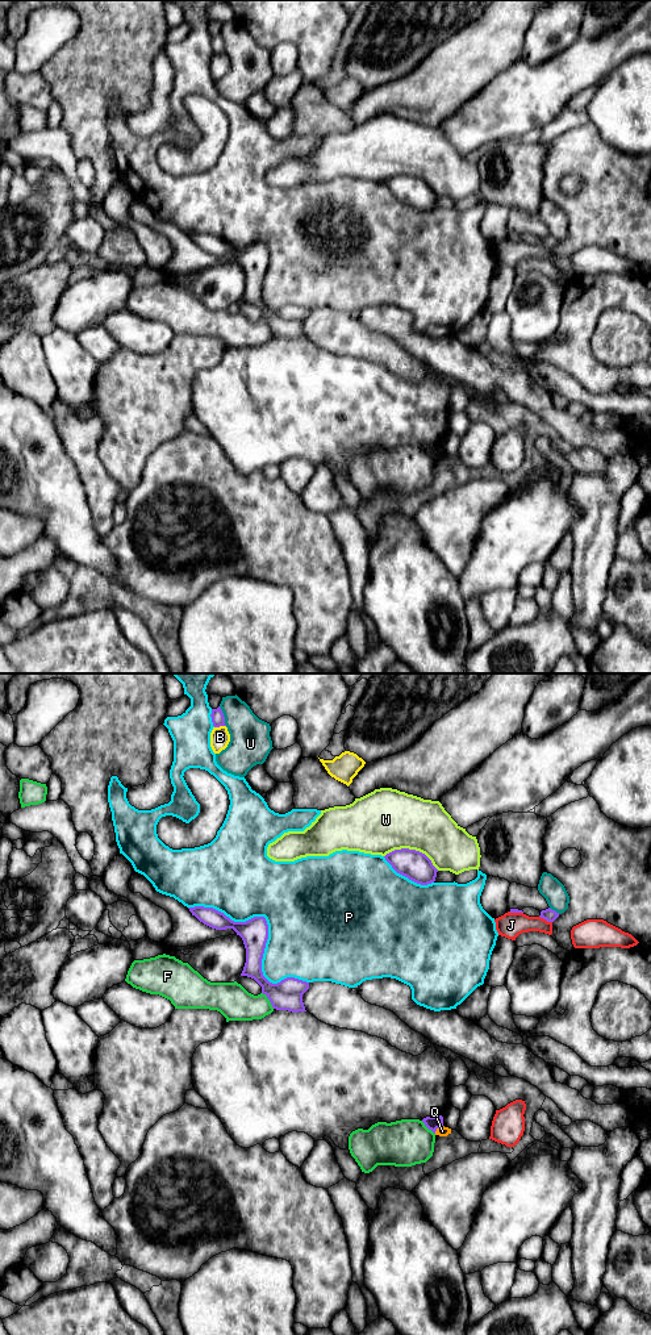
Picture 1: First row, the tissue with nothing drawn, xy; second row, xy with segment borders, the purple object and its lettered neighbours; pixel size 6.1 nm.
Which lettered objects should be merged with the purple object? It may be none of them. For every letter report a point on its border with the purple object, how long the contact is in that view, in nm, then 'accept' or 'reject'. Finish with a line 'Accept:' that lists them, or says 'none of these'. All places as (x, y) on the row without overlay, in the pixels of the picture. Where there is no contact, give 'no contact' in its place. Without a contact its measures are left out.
B: xy (220, 51) | 70 nm | reject
F: xy (268, 325) | 130 nm | reject
J: xy (546, 246) | 90 nm | reject
P: xy (267, 258) | 850 nm | reject
Q: xy (438, 454) | 80 nm | reject
U: xy (222, 42) | 130 nm | reject
W: xy (412, 176) | 340 nm | reject
Accept: none of these

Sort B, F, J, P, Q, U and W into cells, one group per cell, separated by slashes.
B / F / J / P / Q / U / W

